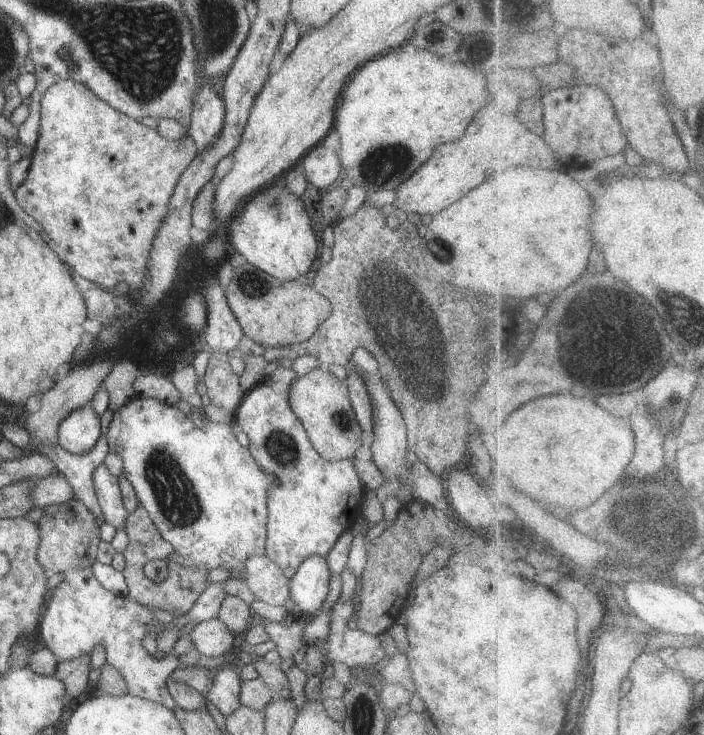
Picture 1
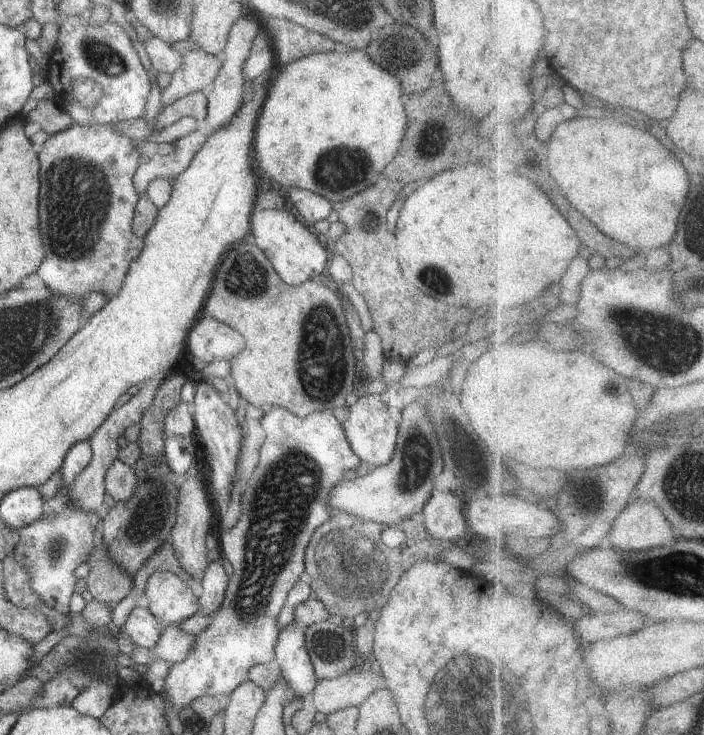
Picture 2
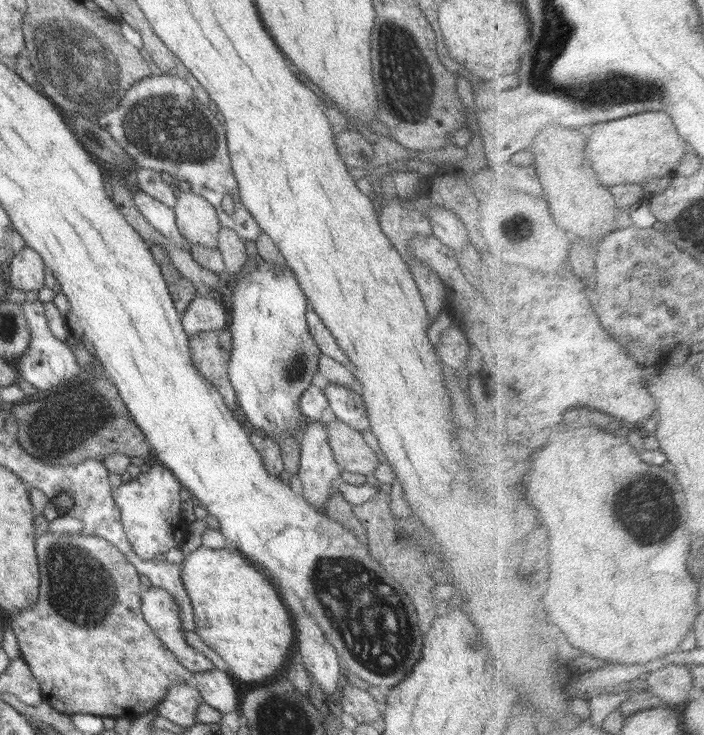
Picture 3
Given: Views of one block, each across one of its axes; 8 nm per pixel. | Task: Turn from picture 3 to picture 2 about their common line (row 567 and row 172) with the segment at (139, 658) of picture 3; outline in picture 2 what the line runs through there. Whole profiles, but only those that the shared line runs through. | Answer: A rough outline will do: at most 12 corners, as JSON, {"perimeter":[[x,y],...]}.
{"perimeter":[[114,124],[37,151],[46,287],[120,292],[143,154]]}

